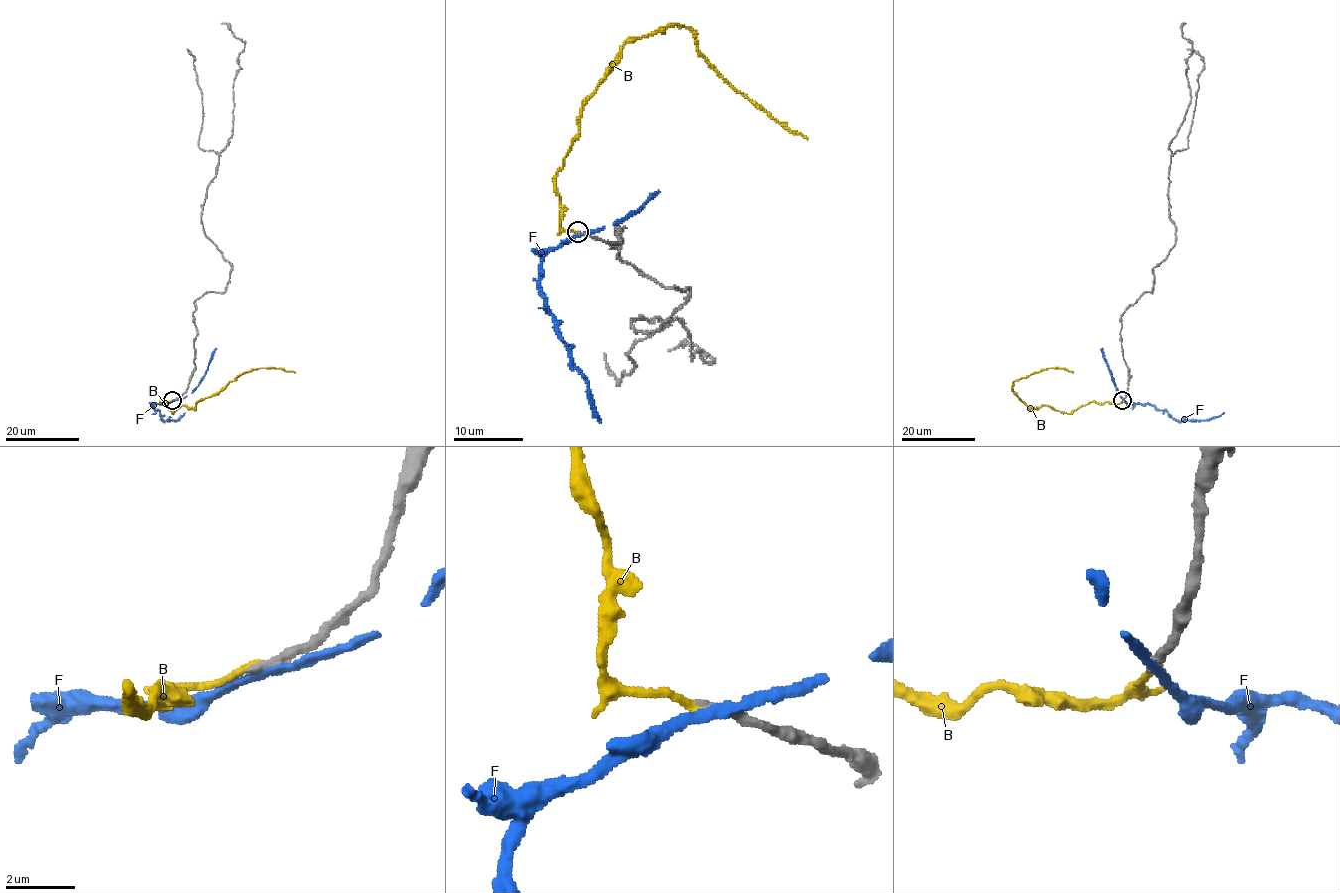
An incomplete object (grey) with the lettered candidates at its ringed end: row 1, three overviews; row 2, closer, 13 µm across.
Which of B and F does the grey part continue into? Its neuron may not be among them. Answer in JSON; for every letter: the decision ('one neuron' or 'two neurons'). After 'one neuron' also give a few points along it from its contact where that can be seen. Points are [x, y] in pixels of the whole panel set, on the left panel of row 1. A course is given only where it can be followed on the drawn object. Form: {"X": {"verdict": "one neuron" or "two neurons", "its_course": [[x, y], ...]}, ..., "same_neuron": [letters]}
{"B": {"verdict": "two neurons"}, "F": {"verdict": "two neurons"}, "same_neuron": []}

